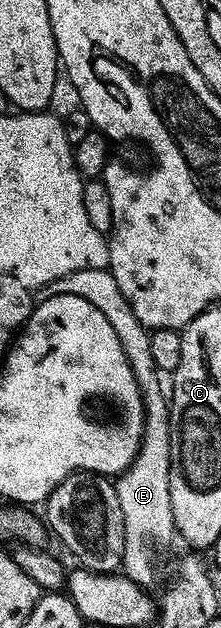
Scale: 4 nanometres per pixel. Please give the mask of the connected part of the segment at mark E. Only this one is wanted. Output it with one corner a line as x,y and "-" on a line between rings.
109,268
76,270
37,289
36,296
39,301
53,296
75,296
84,298
84,302
92,302
92,306
96,306
96,310
112,322
112,330
116,330
116,338
120,338
120,346
142,391
144,435
136,458
114,480
114,489
120,498
120,510
124,514
126,527
121,571
142,589
149,589
154,580
154,544
166,544
176,536
170,501
170,437
167,435
170,409
167,397
162,397
162,384
158,381
160,373
152,362
150,332
139,322
136,314
132,314
132,306
128,306
124,294
120,294
120,286
116,286
116,278

